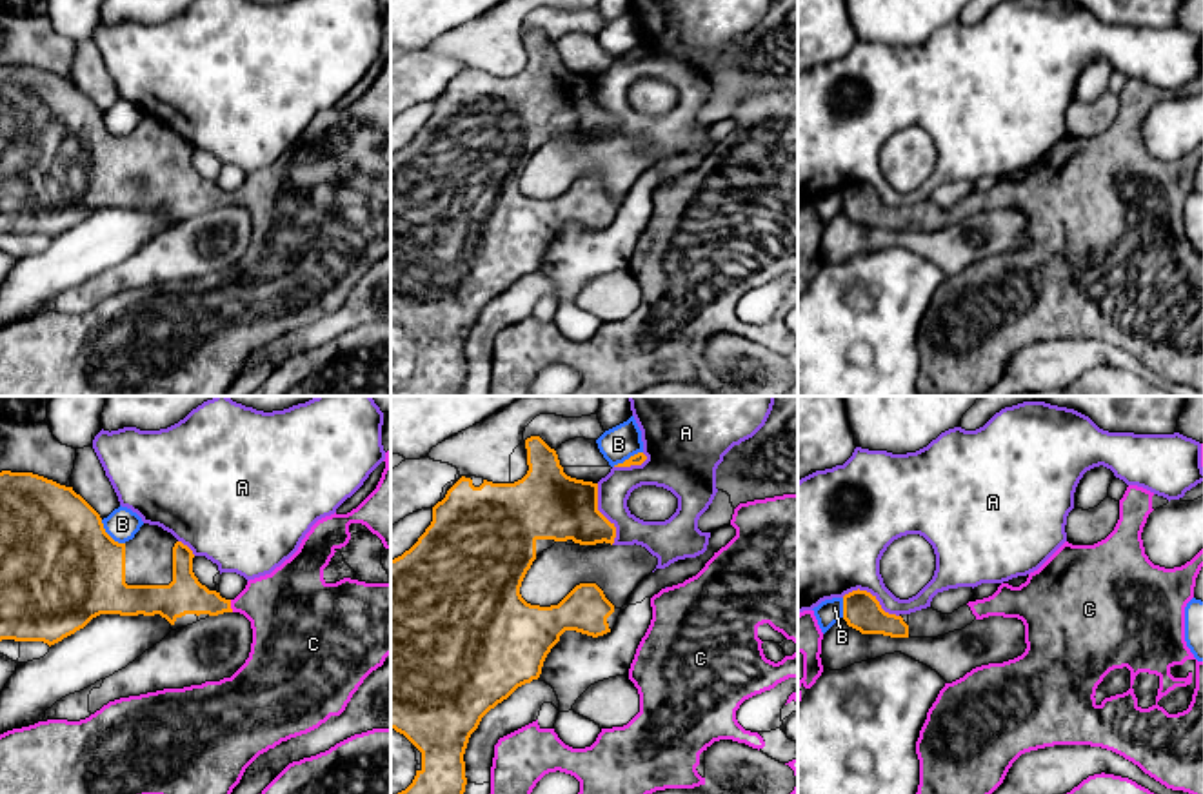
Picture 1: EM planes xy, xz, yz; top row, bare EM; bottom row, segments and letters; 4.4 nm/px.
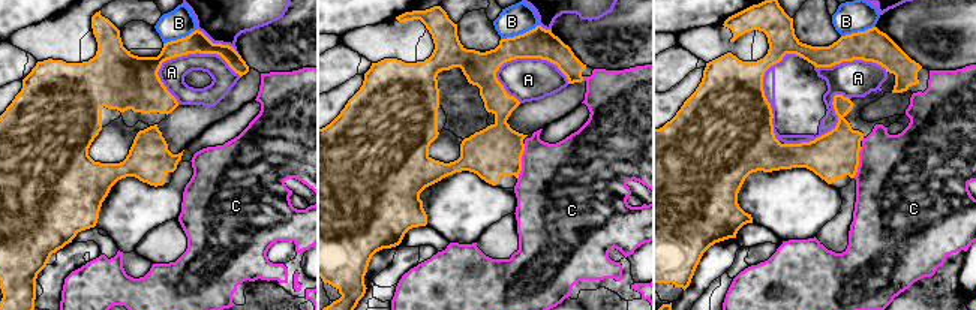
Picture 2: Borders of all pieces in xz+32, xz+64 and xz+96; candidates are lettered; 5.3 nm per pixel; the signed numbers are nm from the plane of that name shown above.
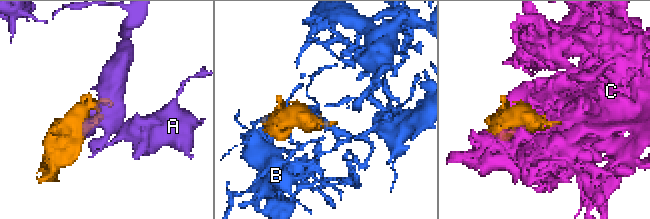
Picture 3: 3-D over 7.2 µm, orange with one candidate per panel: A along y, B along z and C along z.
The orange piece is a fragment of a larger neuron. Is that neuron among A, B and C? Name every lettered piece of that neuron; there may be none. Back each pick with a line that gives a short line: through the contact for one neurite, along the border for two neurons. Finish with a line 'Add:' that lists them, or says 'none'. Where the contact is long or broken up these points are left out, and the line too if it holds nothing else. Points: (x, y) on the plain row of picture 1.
Add: C

